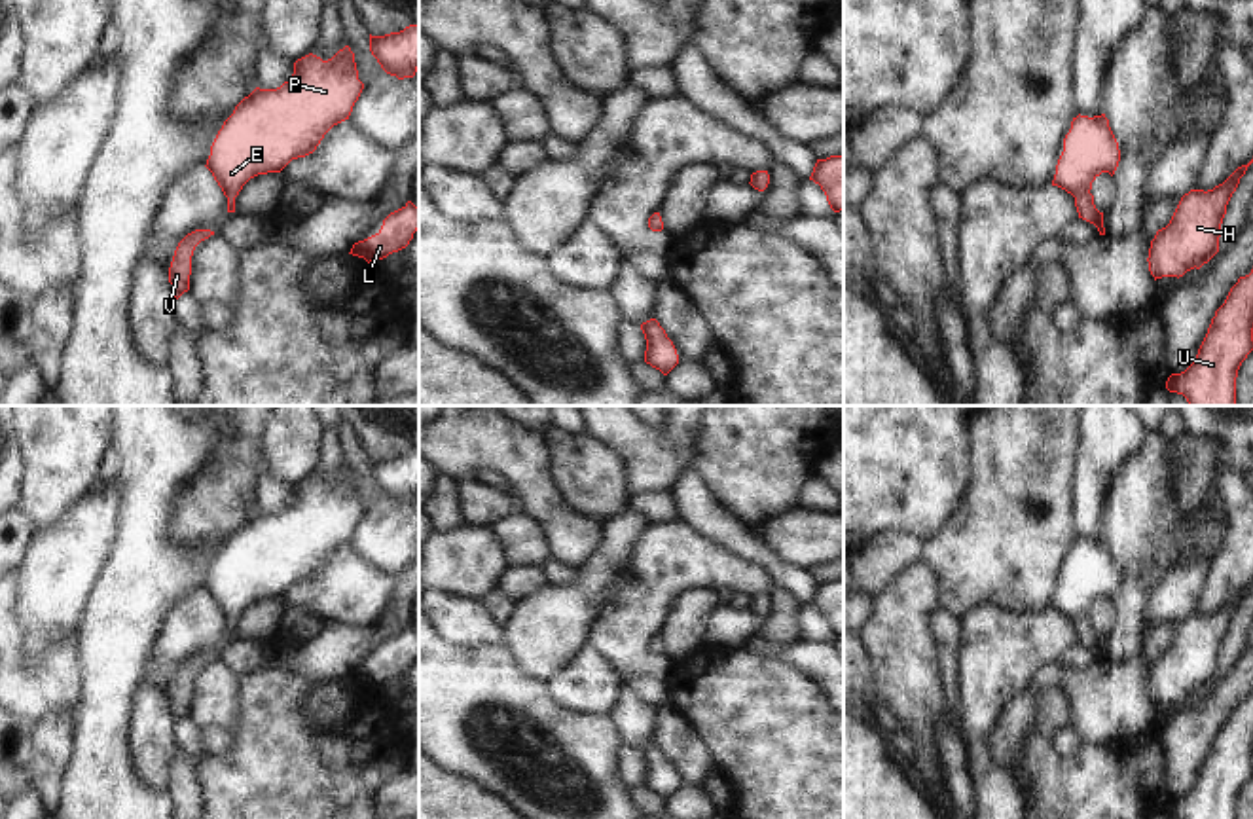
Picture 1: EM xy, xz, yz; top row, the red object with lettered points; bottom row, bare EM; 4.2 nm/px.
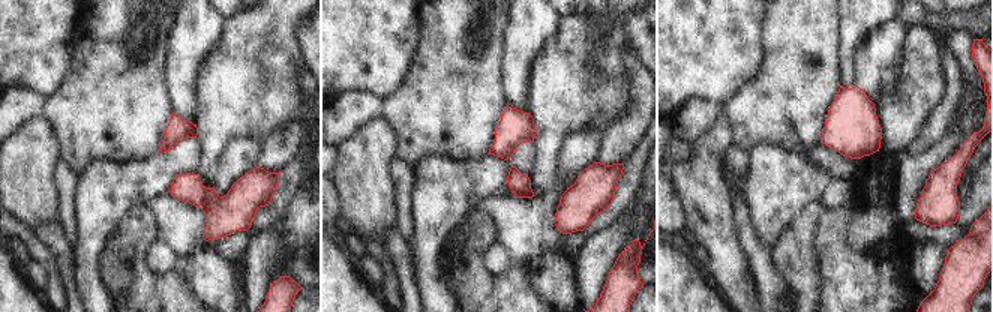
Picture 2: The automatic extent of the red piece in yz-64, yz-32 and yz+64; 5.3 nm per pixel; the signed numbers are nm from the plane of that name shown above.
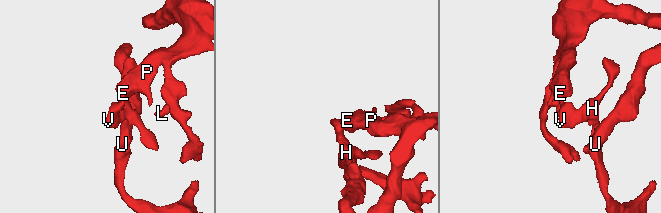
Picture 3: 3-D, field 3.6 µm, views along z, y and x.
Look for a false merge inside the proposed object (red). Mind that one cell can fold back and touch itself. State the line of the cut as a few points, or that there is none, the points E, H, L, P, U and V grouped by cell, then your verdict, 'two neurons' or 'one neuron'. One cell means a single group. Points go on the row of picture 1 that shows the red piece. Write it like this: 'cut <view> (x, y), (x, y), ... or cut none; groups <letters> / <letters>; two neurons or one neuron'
cut none; groups E H L P U V; one neuron

